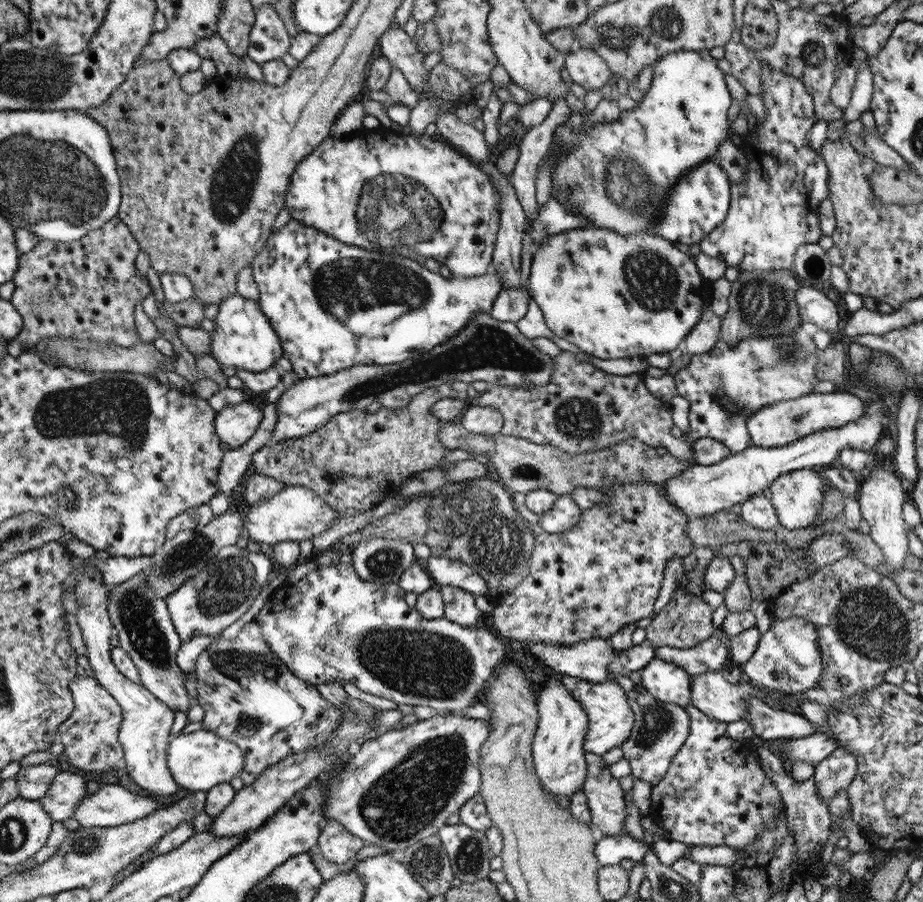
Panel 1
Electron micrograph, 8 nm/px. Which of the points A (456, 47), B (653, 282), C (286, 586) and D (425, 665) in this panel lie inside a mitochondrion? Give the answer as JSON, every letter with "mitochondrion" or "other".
{"A":"mitochondrion","B":"mitochondrion","C":"other","D":"mitochondrion"}

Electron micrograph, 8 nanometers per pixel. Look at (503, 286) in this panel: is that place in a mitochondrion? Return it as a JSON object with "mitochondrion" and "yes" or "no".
{"mitochondrion":"no"}

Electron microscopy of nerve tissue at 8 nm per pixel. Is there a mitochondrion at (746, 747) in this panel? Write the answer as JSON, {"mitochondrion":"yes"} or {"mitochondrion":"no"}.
{"mitochondrion":"no"}

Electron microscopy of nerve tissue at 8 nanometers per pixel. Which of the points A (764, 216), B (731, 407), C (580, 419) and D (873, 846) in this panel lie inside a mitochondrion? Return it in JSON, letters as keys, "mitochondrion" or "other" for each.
{"A":"other","B":"mitochondrion","C":"mitochondrion","D":"other"}

